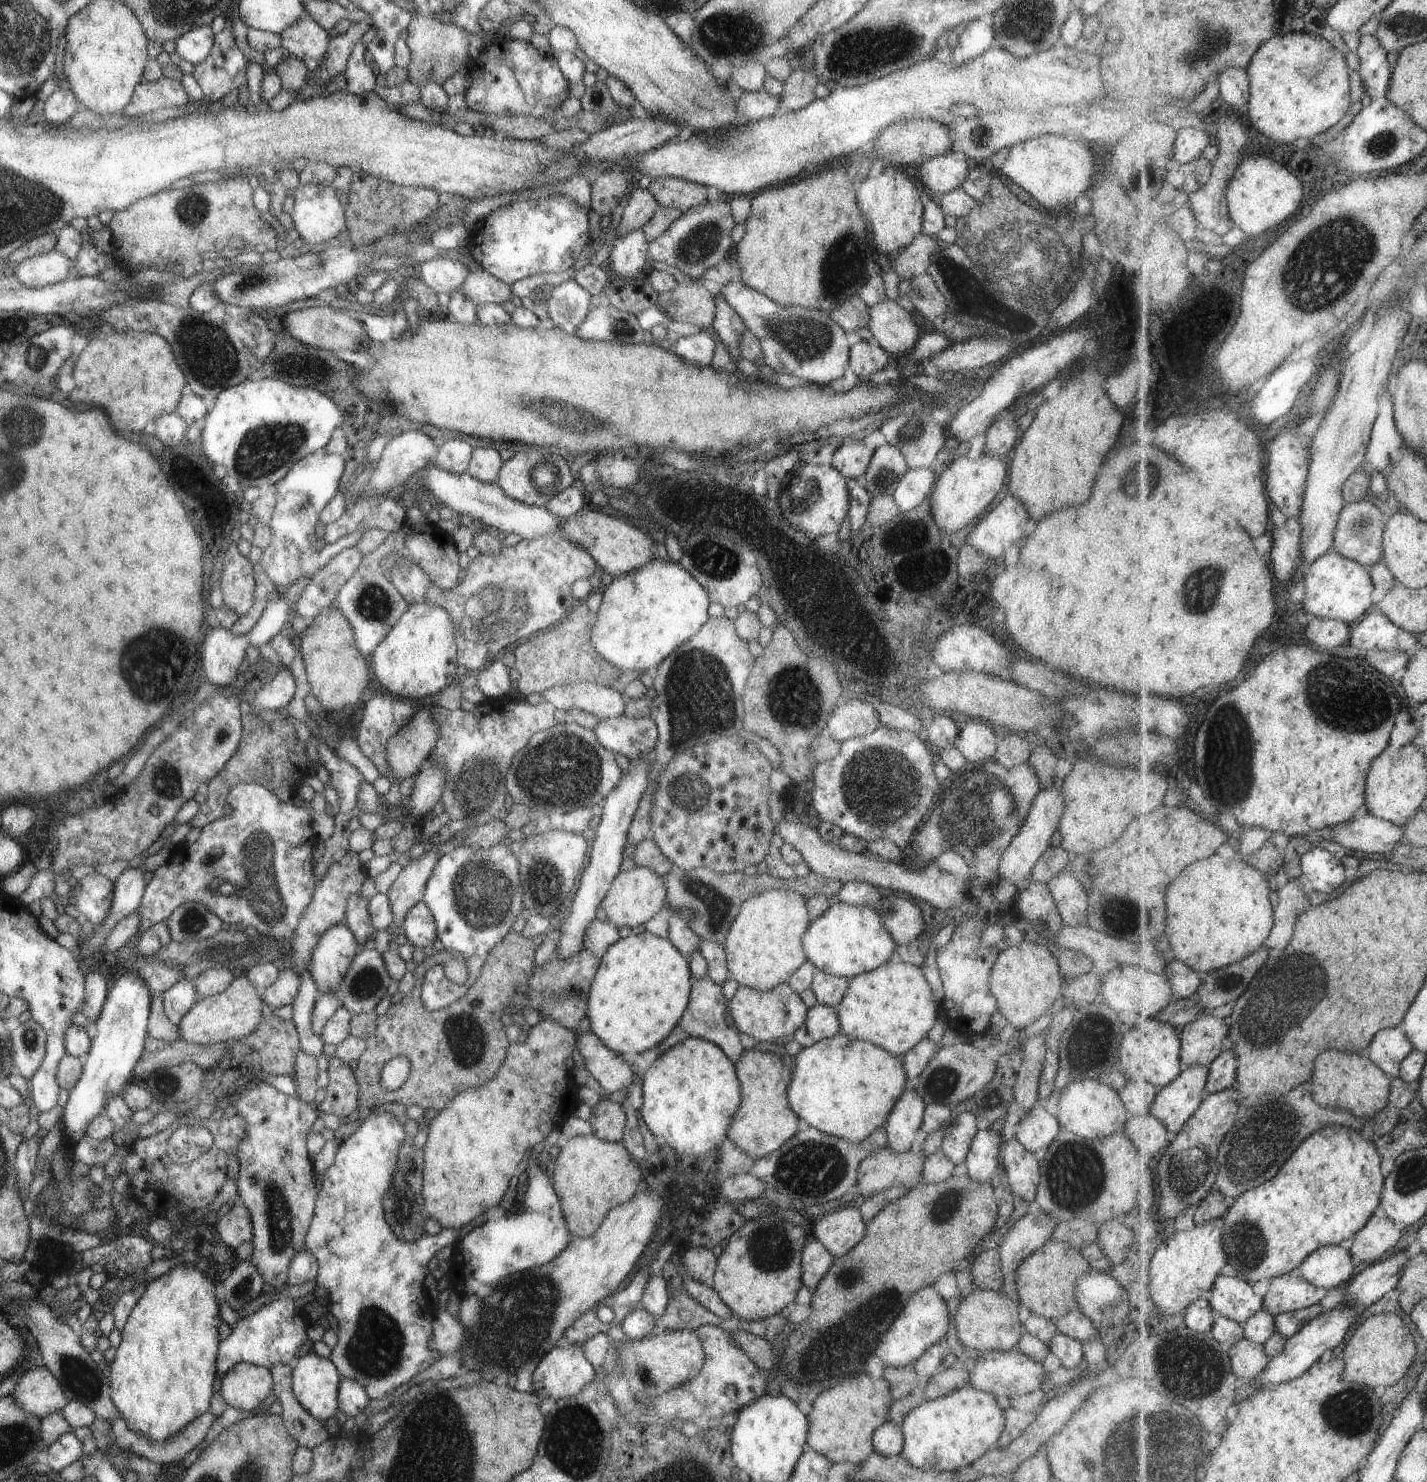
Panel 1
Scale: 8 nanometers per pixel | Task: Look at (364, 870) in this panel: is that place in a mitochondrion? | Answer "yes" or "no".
no

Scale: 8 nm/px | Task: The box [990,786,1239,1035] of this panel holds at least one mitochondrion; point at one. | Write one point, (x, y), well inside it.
(1118, 912)

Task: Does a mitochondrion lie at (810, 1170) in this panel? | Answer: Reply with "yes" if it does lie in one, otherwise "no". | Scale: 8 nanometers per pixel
yes

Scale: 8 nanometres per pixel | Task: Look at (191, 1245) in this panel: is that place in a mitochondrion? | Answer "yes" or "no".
no

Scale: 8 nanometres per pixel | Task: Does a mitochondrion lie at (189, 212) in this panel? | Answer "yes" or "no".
yes

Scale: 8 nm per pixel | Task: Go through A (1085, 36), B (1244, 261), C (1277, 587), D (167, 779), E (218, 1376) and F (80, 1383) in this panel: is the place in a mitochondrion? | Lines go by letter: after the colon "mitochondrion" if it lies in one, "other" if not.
A: other
B: other
C: other
D: mitochondrion
E: other
F: mitochondrion

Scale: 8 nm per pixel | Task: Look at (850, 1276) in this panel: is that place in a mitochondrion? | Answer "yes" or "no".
yes

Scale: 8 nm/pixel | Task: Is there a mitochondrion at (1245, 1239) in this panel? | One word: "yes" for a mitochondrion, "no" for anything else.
yes

